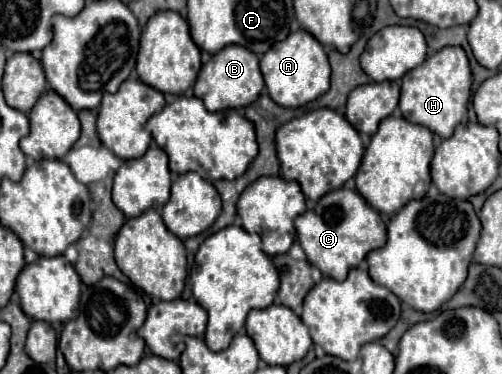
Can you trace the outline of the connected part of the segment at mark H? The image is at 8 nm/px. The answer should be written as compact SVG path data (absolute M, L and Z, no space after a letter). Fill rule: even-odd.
M443 47L437 53L429 55L419 67L411 69L403 77L399 109L407 121L423 125L431 133L447 139L453 135L457 123L467 113L469 97L471 97L471 69L465 51L461 47Z

